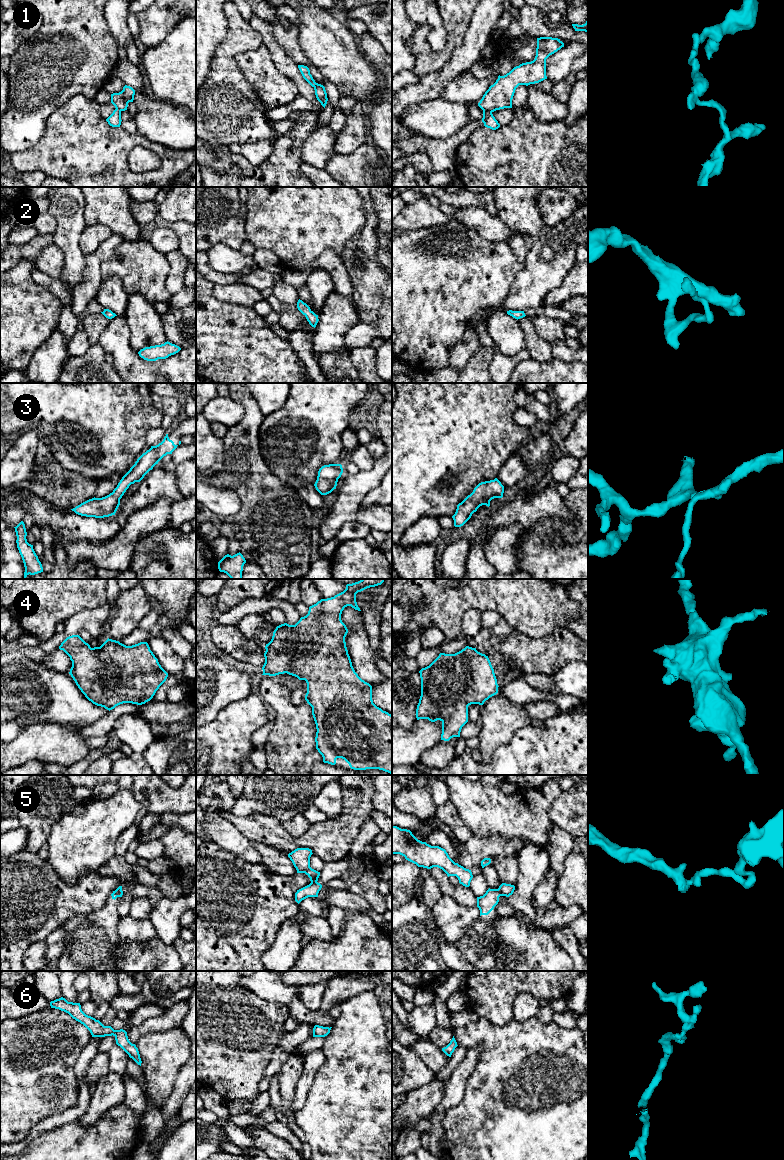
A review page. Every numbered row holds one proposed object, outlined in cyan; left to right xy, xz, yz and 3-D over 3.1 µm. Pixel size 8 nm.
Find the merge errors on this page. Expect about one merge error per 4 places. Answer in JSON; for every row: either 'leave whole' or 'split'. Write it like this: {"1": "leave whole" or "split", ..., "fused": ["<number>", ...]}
{"1": "split", "2": "leave whole", "3": "leave whole", "4": "leave whole", "5": "split", "6": "leave whole", "fused": ["1", "5"]}

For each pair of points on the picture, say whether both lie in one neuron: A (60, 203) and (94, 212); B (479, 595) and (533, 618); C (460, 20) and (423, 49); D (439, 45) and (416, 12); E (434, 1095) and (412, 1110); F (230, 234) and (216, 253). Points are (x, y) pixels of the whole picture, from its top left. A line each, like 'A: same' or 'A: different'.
A: different
B: same
C: same
D: same
E: same
F: different

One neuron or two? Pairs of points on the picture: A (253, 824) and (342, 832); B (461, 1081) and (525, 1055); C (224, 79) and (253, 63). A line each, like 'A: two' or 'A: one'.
A: one
B: two
C: two

